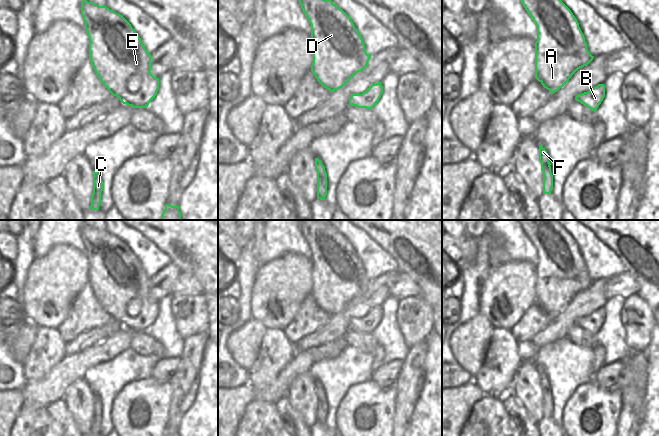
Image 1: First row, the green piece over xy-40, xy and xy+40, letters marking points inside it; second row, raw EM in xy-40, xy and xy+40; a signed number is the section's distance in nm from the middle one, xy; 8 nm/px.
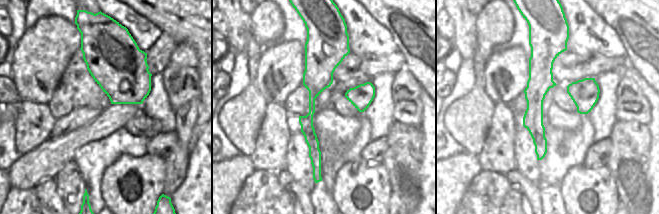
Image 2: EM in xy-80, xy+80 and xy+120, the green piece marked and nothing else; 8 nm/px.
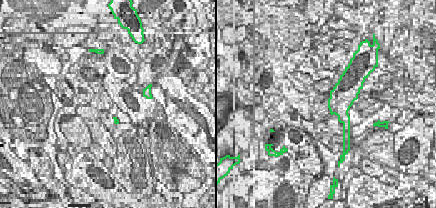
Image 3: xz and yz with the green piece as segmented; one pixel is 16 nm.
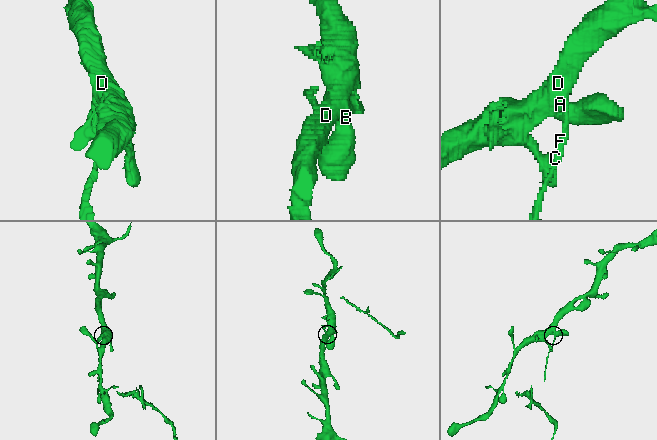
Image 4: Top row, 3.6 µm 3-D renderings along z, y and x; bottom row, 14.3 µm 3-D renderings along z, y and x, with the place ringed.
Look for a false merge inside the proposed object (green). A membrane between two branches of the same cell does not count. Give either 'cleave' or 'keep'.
cleave

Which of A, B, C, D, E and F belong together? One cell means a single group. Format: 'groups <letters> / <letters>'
groups A B D E F / C

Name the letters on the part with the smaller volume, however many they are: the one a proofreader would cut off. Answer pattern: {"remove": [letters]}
{"remove": ["C"]}

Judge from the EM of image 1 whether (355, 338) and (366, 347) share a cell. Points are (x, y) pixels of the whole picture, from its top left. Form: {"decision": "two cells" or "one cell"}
{"decision": "one cell"}

